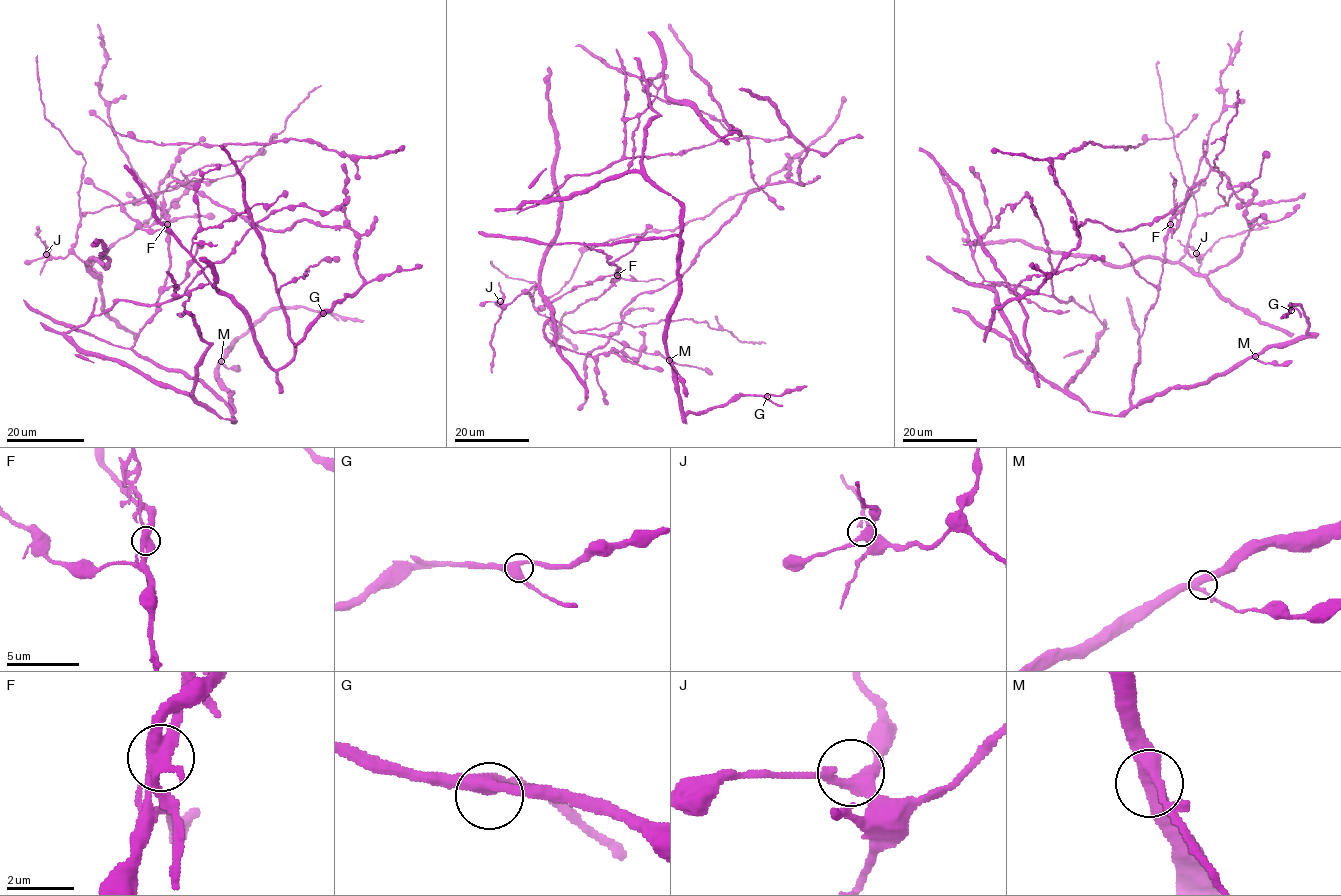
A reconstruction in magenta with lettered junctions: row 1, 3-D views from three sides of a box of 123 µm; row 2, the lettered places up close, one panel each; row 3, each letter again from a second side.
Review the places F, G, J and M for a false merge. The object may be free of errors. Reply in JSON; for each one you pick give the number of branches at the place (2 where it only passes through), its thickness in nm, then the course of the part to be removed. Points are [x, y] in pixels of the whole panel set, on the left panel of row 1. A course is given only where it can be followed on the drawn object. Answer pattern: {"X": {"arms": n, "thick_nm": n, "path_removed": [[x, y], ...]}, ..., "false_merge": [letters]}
{"F": {"arms": 3, "thick_nm": 400, "path_removed": [[167, 224], [163, 192], [169, 183], [187, 182], [194, 177], [216, 180]]}, "false_merge": ["F"]}

